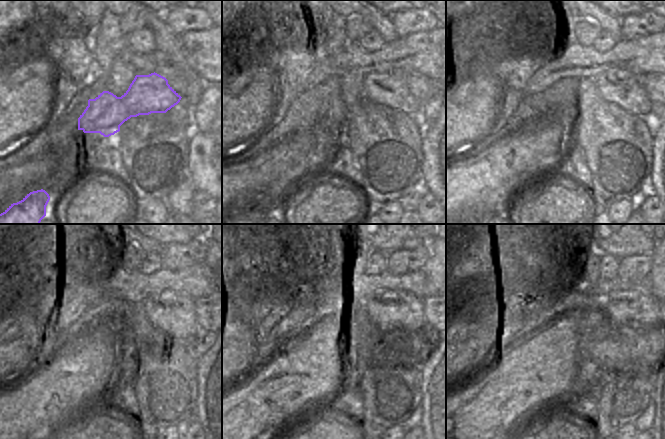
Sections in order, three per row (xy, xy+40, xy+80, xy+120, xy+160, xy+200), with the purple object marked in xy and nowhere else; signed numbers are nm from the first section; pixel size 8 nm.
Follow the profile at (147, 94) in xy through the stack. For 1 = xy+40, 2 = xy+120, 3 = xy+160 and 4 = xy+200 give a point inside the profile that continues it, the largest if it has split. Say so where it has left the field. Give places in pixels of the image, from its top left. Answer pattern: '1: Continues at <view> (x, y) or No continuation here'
1: Continues at xy+40 (382, 89)
2: Continues at xy+120 (170, 320)
3: Continues at xy+160 (384, 317)
4: Continues at xy+200 (619, 314).

